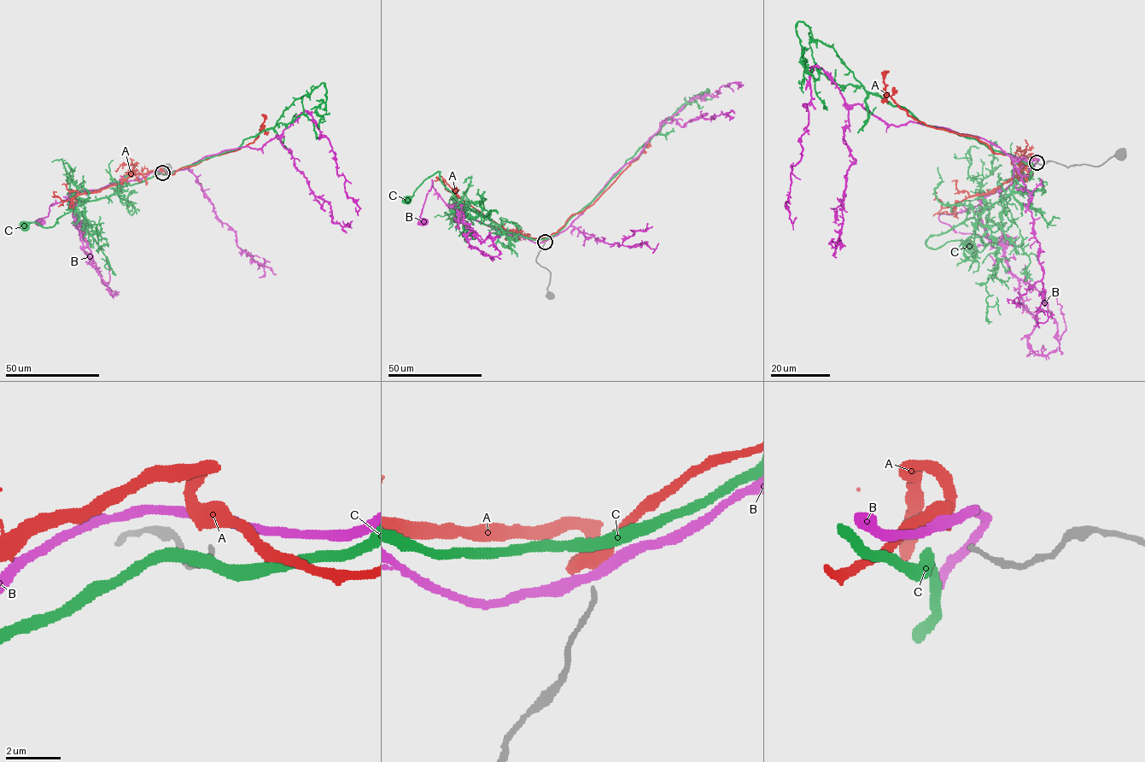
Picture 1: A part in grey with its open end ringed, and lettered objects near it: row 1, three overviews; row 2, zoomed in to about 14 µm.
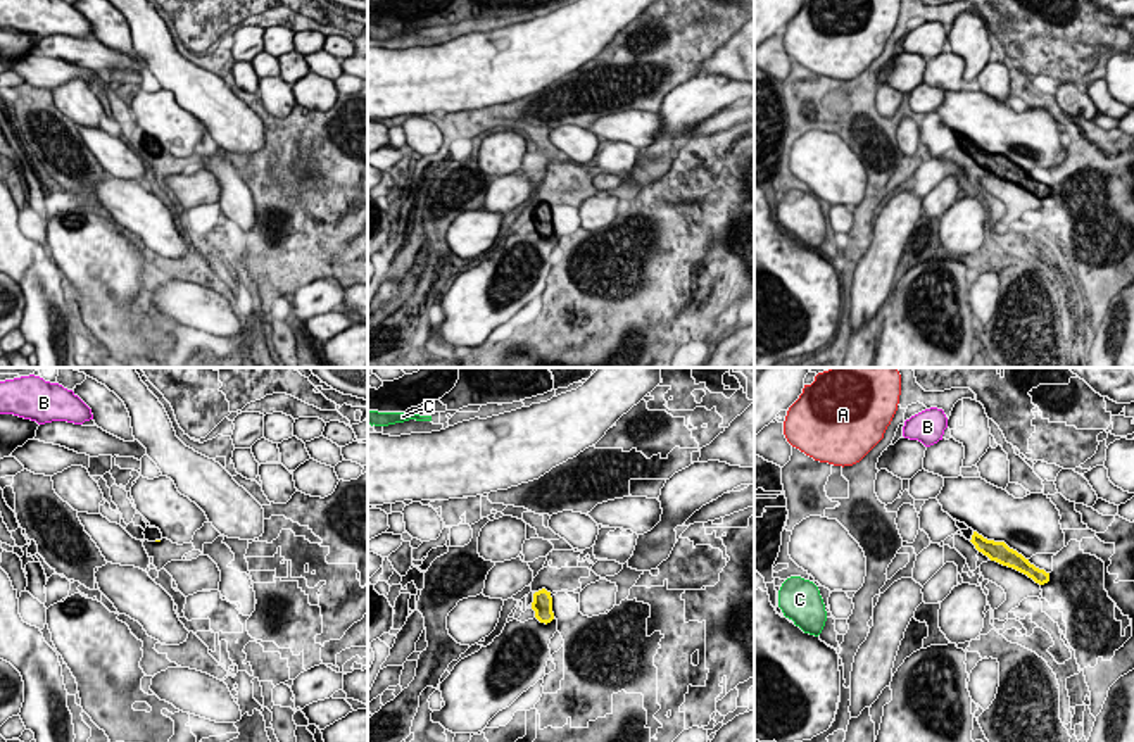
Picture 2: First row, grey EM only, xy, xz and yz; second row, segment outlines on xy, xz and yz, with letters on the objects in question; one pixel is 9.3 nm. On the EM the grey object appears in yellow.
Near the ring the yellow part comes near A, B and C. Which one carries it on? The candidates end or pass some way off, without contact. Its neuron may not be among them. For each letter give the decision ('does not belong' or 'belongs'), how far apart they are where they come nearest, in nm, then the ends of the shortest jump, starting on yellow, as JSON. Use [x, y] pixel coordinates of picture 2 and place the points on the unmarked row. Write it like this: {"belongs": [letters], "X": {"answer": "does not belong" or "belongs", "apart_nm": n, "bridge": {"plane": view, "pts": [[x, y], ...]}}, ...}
{"belongs": ["A"], "A": {"answer": "belongs", "apart_nm": 1200, "bridge": {"plane": "yz", "pts": [[974, 145], [881, 52]]}}, "B": {"answer": "does not belong", "apart_nm": 900, "bridge": {"plane": "yz", "pts": [[974, 145], [929, 59]]}}, "C": {"answer": "does not belong", "apart_nm": 1500, "bridge": {"plane": "yz", "pts": [[970, 154], [822, 213]]}}}

